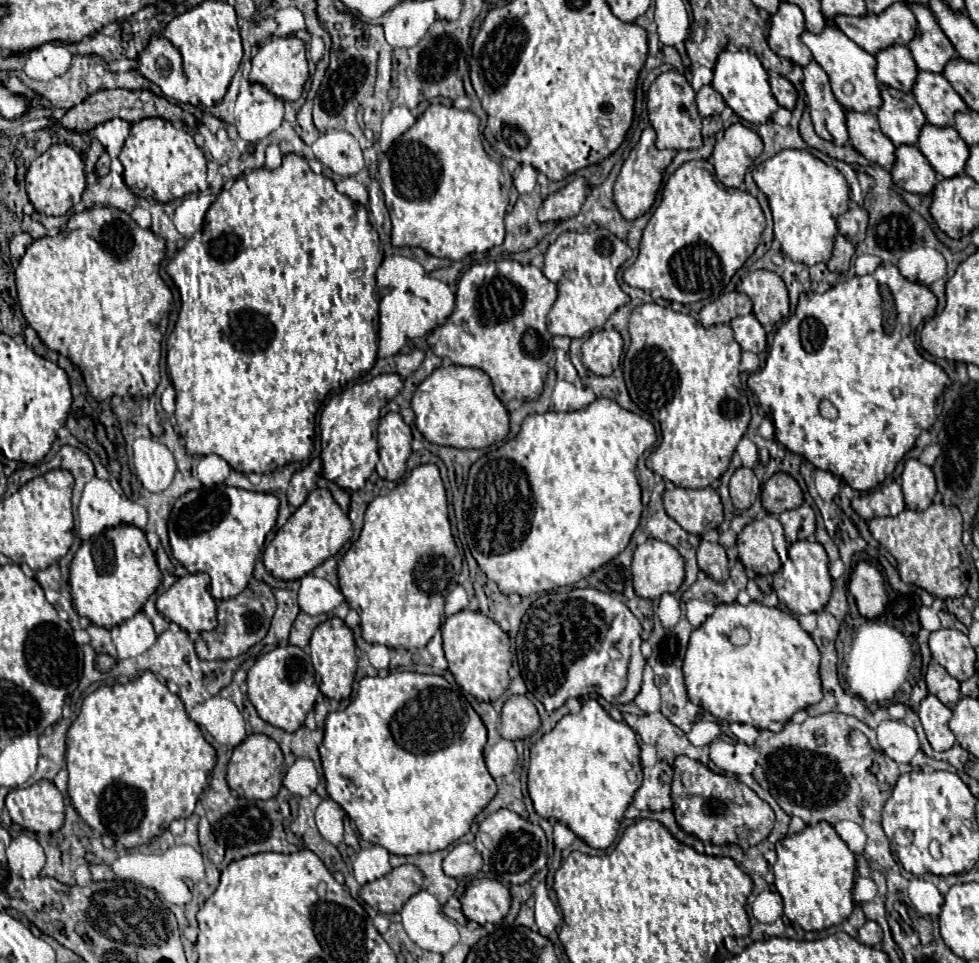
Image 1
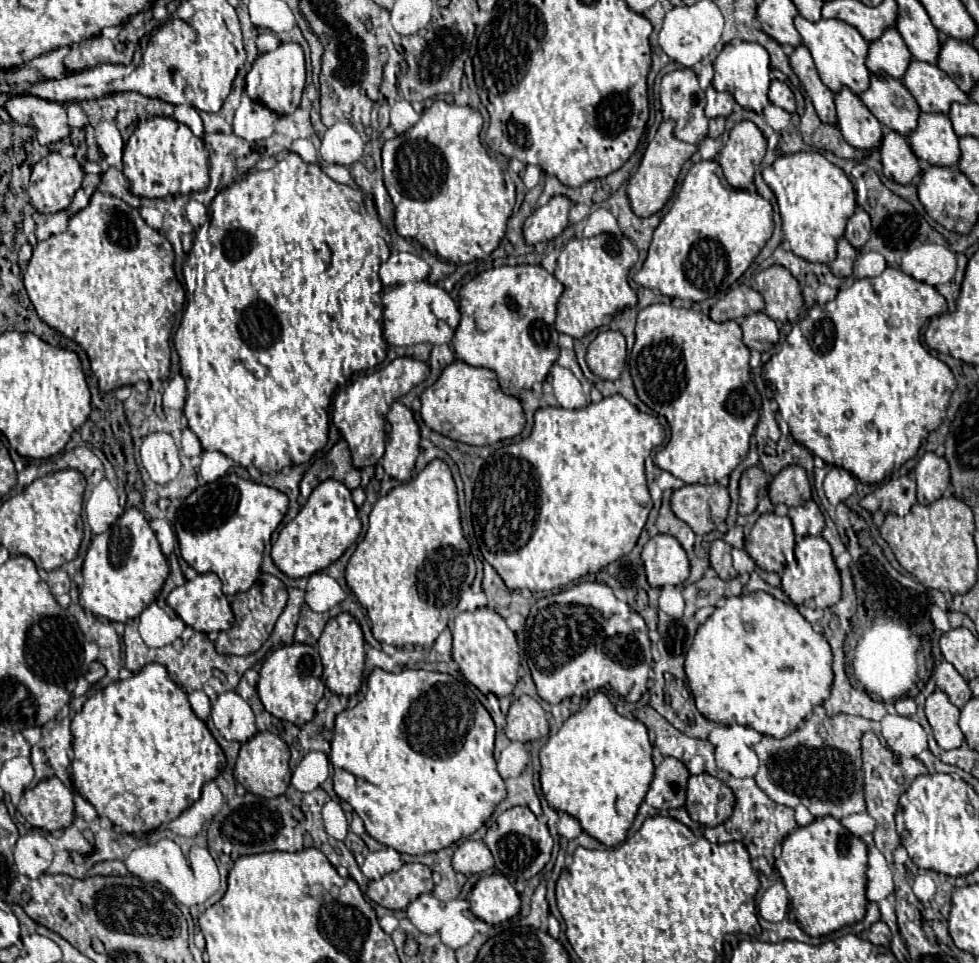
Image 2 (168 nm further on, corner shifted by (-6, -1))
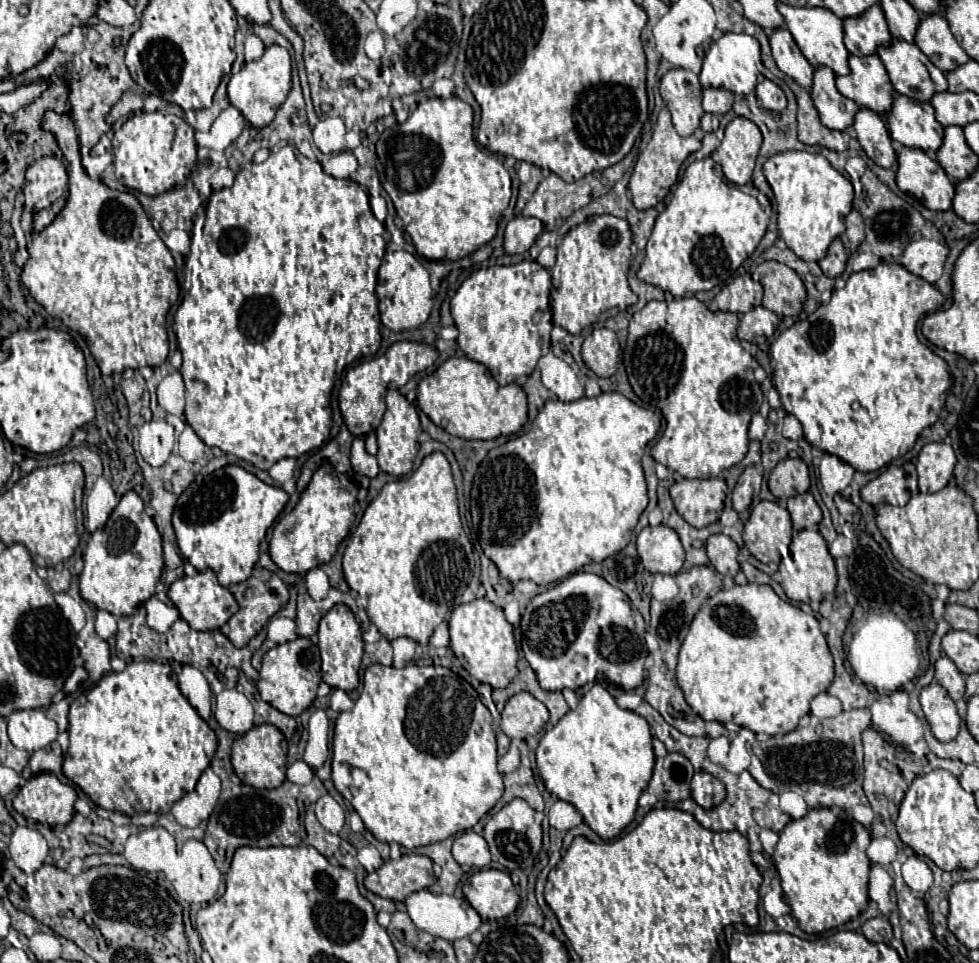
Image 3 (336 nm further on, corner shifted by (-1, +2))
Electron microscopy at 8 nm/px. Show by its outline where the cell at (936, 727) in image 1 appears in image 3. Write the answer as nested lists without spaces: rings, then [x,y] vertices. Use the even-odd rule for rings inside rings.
[[[937,681],[929,683],[921,689],[921,707],[927,717],[927,723],[933,735],[939,741],[951,741],[959,733],[961,717],[957,711],[955,701],[949,697],[947,689],[941,687]]]

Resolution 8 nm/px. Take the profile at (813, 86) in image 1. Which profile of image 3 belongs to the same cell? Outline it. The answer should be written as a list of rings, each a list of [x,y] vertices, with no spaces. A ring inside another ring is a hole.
[[[783,27],[773,29],[773,33],[769,35],[769,45],[777,67],[785,75],[795,79],[801,87],[811,87],[813,65],[805,61],[805,55],[801,53],[801,49],[797,49],[797,43],[793,41],[791,33]]]

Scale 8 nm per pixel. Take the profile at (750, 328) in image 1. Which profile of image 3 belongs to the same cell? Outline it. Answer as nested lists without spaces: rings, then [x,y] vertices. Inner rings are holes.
[[[753,307],[749,313],[741,315],[741,323],[737,329],[737,337],[745,341],[757,341],[759,337],[769,339],[779,325],[779,317],[765,309],[765,307]]]

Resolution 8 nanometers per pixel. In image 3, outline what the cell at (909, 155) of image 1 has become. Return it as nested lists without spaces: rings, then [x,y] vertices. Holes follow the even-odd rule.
[[[861,107],[853,119],[853,133],[871,161],[889,169],[897,161],[889,131],[877,111]]]

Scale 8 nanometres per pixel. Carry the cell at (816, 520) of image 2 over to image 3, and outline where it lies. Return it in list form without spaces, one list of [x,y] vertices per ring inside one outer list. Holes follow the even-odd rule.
[[[801,493],[787,499],[787,511],[791,513],[793,529],[815,529],[821,521],[821,509],[811,493]]]

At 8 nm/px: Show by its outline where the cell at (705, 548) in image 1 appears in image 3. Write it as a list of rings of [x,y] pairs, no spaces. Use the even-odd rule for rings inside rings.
[[[723,533],[711,535],[707,539],[707,555],[715,571],[721,573],[723,577],[735,577],[735,573],[739,571],[739,561],[737,561],[739,547],[731,537]]]

